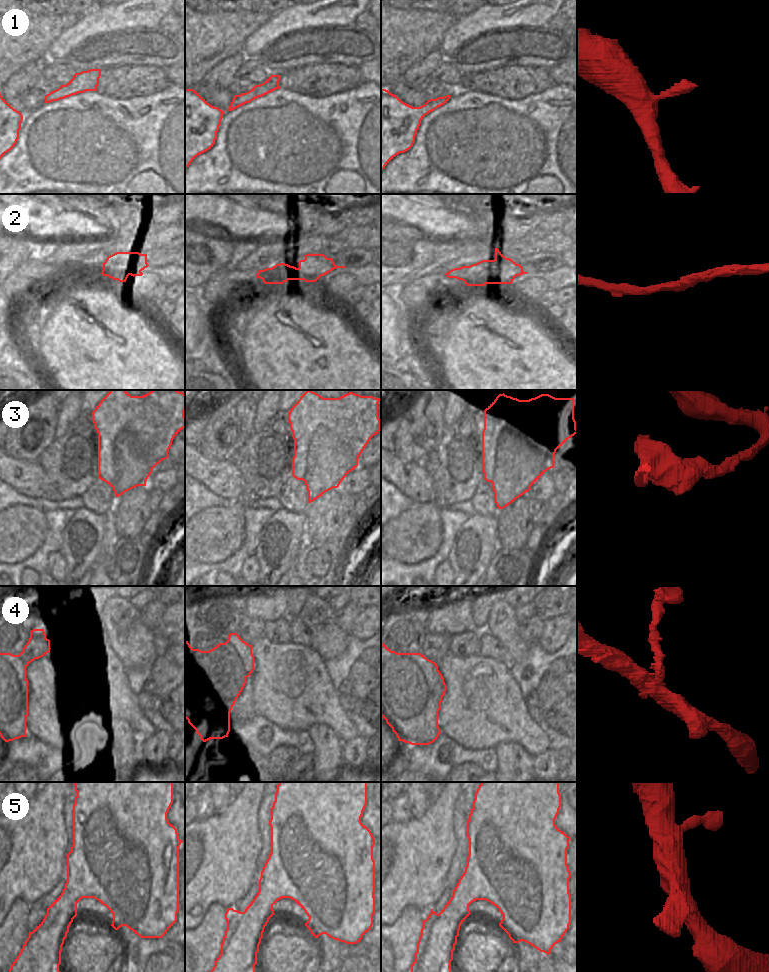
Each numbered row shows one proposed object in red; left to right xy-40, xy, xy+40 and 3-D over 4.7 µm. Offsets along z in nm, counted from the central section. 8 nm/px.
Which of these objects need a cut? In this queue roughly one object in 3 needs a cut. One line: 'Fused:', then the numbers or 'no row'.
Fused: 3

